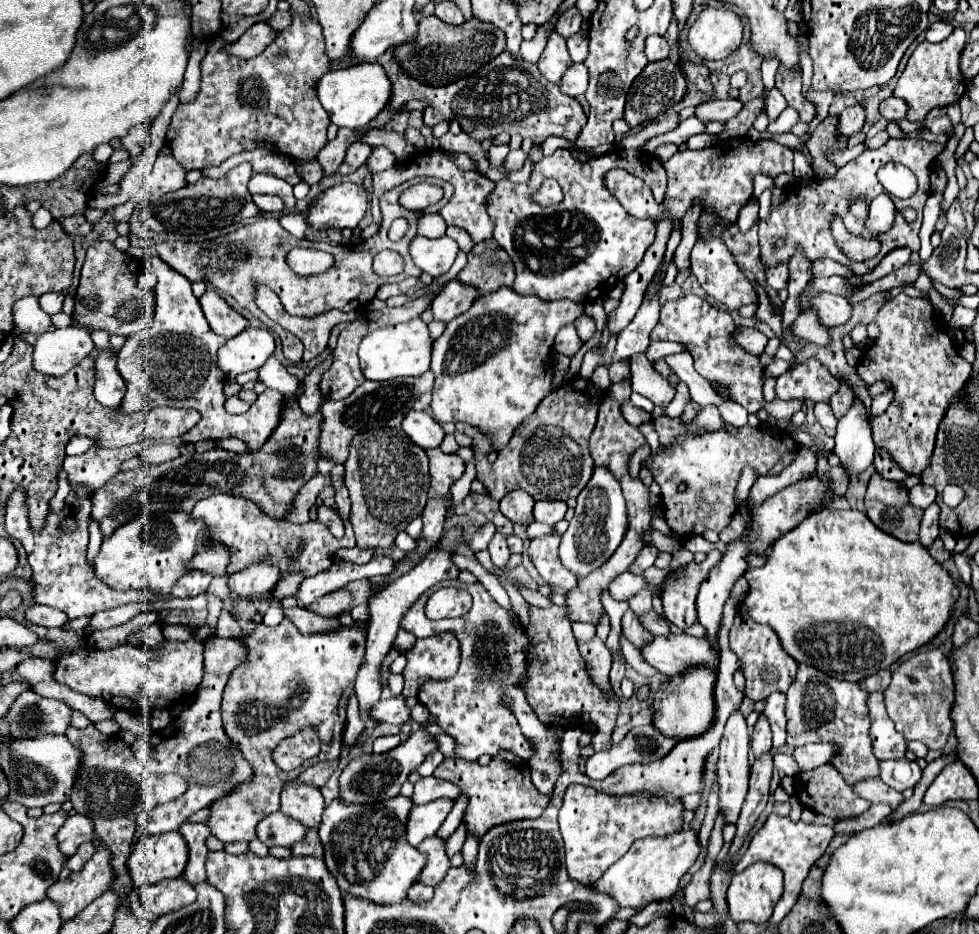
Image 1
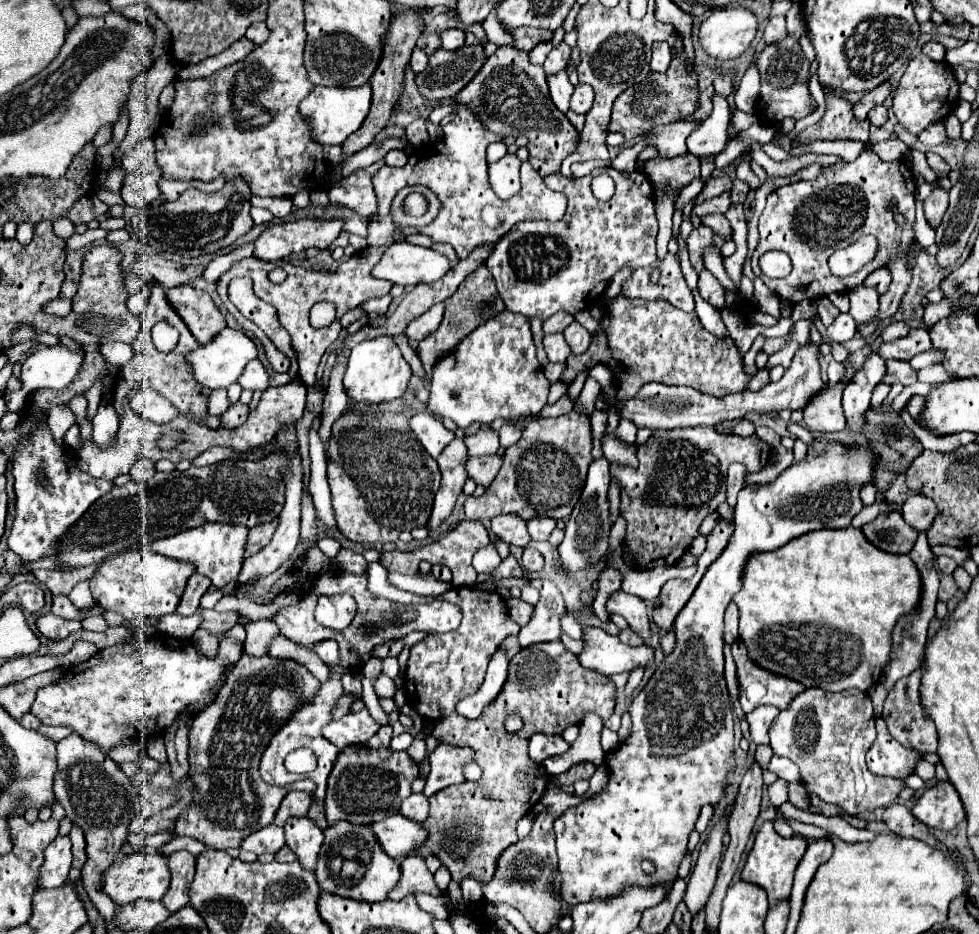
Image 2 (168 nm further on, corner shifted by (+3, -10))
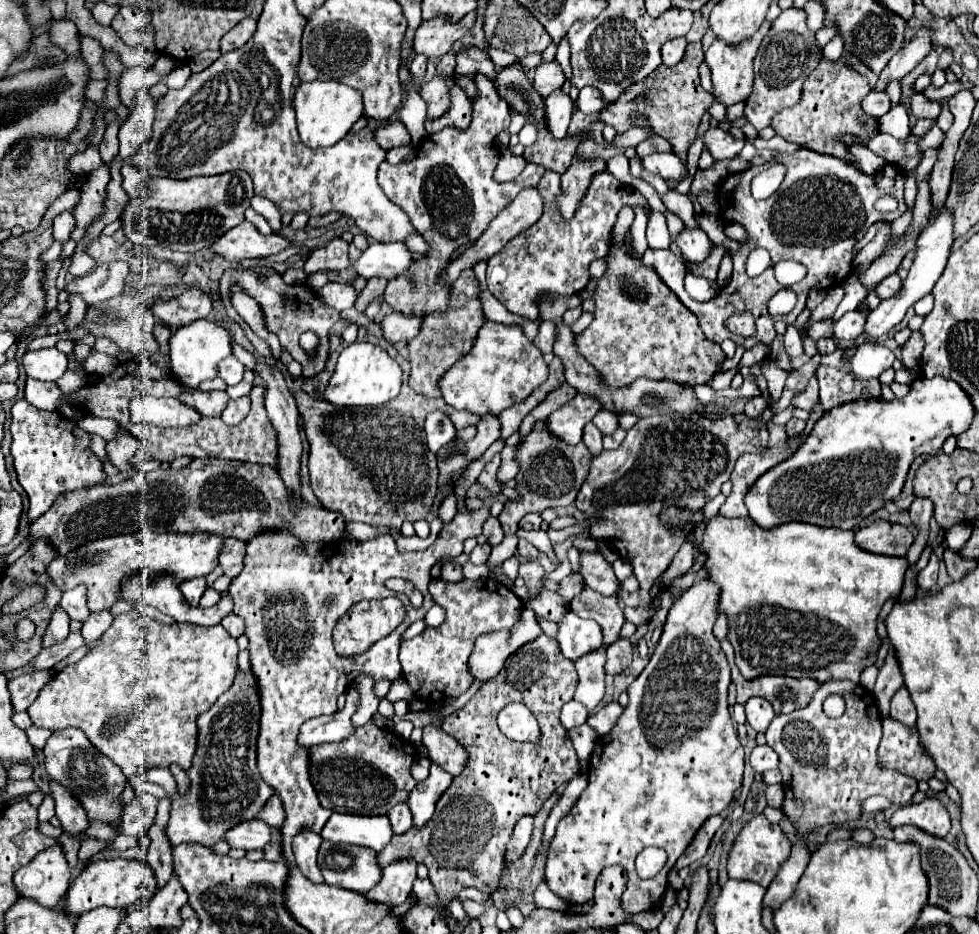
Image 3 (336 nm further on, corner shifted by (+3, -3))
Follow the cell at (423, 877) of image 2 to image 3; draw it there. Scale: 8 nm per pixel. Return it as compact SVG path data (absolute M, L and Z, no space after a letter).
M401 859L401 861L393 861L391 865L387 865L383 869L383 879L377 883L377 887L373 887L367 897L371 901L385 901L389 905L401 905L407 901L407 895L413 889L413 881L417 879L417 863L411 859Z

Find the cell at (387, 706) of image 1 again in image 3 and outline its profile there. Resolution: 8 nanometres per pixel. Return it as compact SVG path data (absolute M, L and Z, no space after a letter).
M349 687L347 689L347 703L343 711L337 711L335 715L329 717L317 717L317 719L309 719L305 721L305 725L301 725L301 745L321 745L321 743L339 743L347 737L351 737L355 733L355 725L351 721L351 717L355 715L357 707L359 707L359 693Z

